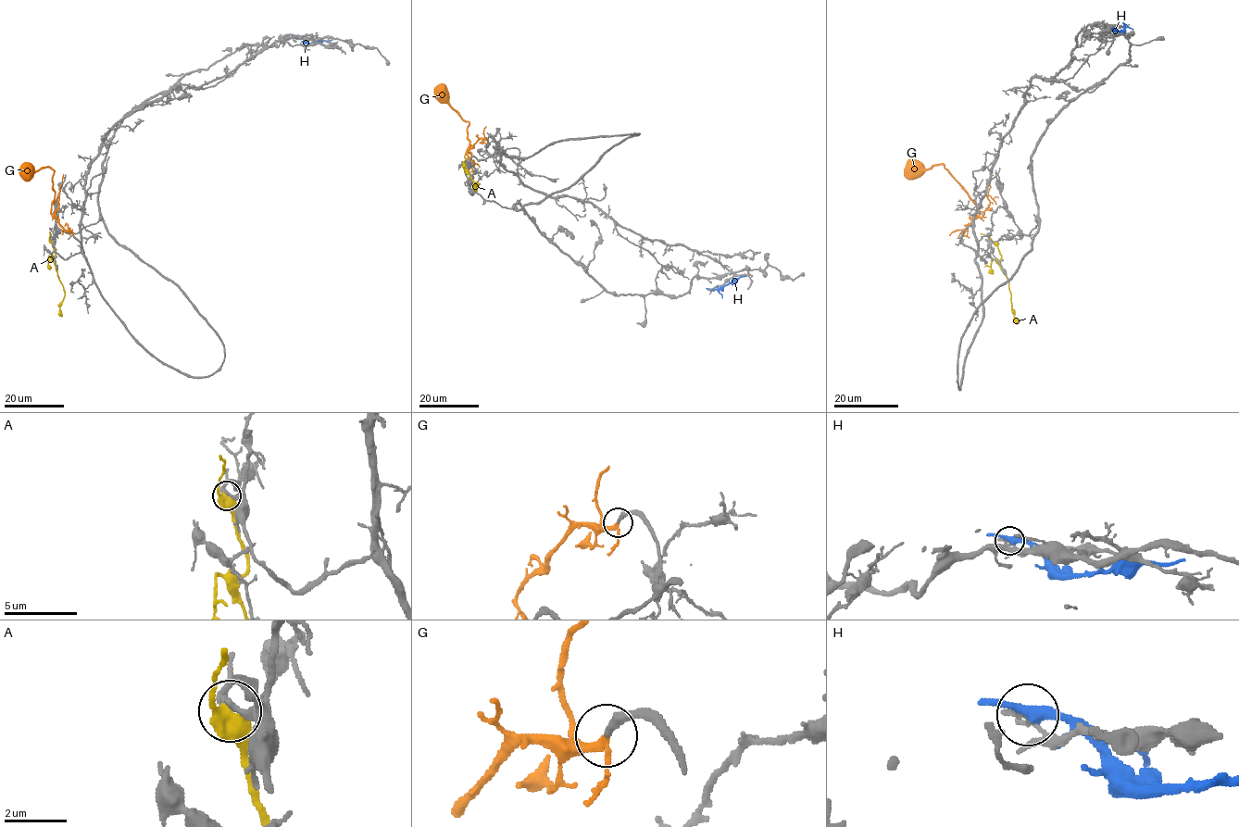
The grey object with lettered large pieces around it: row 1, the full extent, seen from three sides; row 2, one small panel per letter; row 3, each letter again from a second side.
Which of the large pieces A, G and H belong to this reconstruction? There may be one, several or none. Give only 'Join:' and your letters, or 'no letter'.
Join: G

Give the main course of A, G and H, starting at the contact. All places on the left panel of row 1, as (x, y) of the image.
A: (50, 240), (55, 252), (53, 261), (65, 293), (60, 306), (61, 316)
G: (73, 234), (51, 214), (54, 171), (43, 167), (26, 176), (22, 176), (22, 172)
H: (296, 35), (307, 43), (331, 40)

